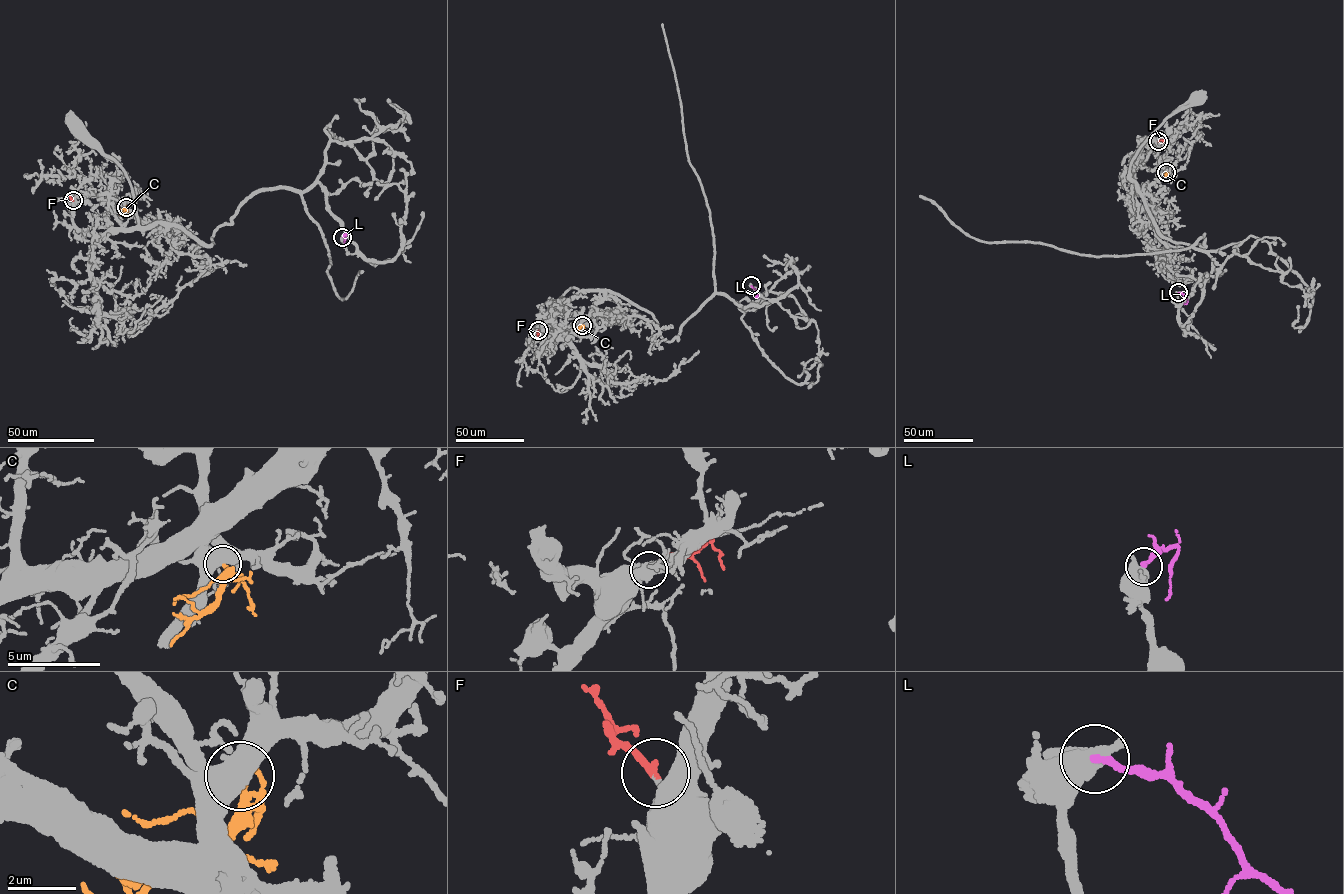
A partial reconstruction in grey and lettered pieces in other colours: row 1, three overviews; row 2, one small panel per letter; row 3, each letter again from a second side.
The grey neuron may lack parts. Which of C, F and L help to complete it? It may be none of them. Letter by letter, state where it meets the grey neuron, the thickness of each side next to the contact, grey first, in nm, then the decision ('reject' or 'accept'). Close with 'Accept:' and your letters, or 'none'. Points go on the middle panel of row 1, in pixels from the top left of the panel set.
C: contact (582, 325); calibres 600 and 220 nm; accept
F: contact (538, 330); calibres 360 and 200 nm; accept
L: contact (751, 285); calibres 500 and 200 nm; reject
Accept: C, F

